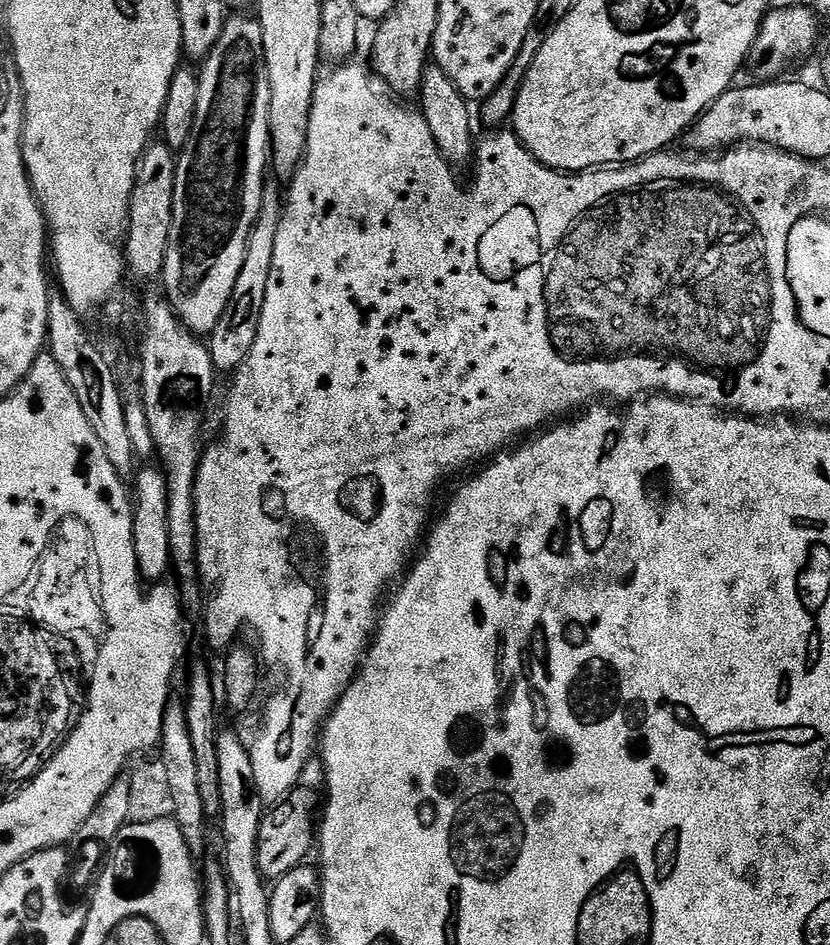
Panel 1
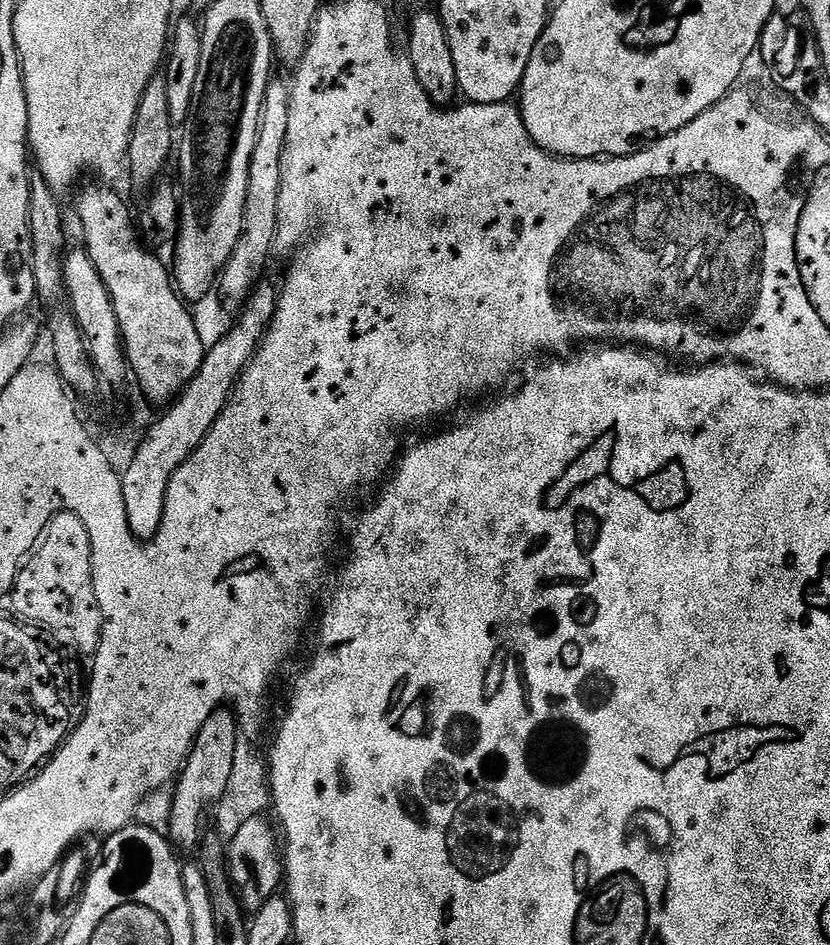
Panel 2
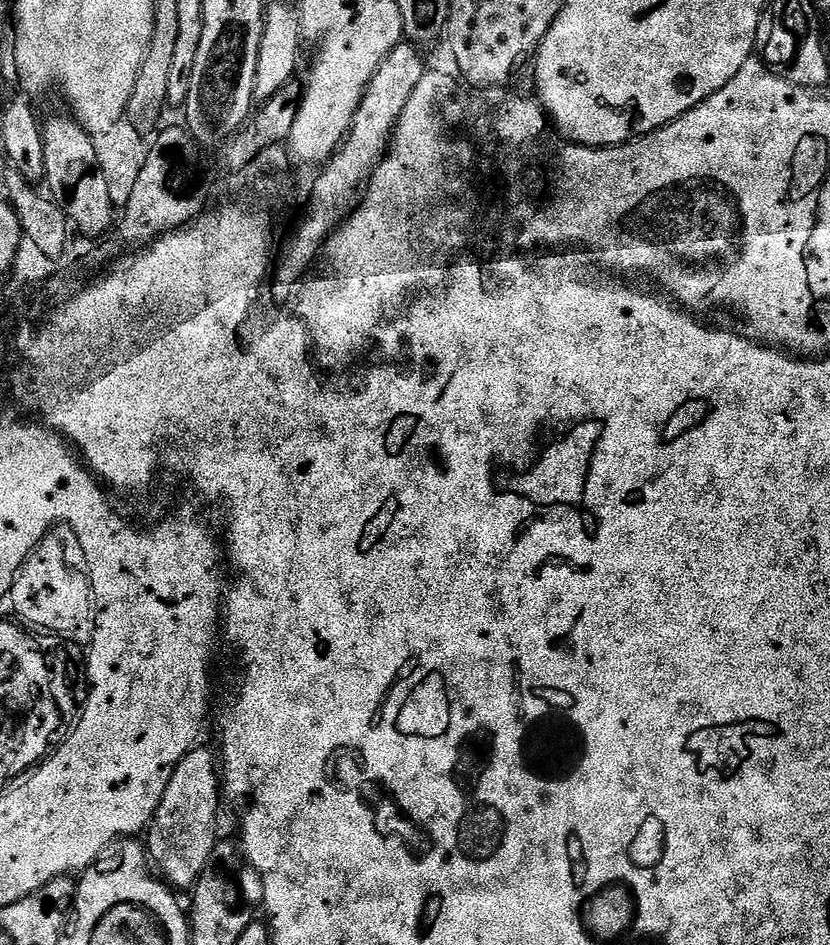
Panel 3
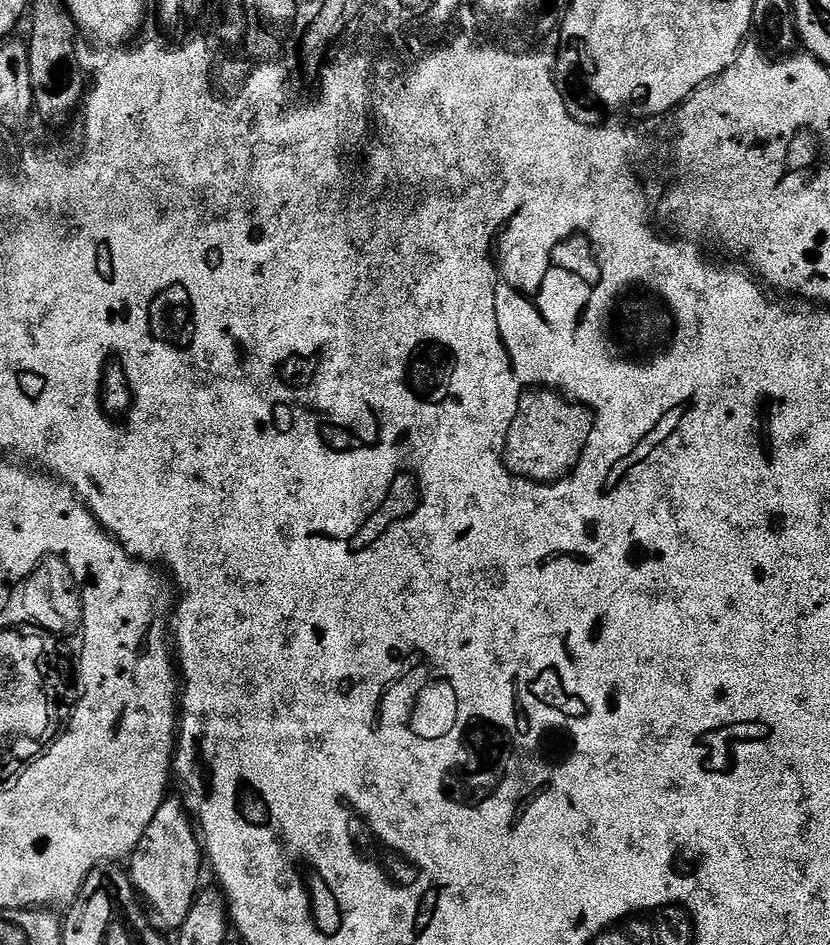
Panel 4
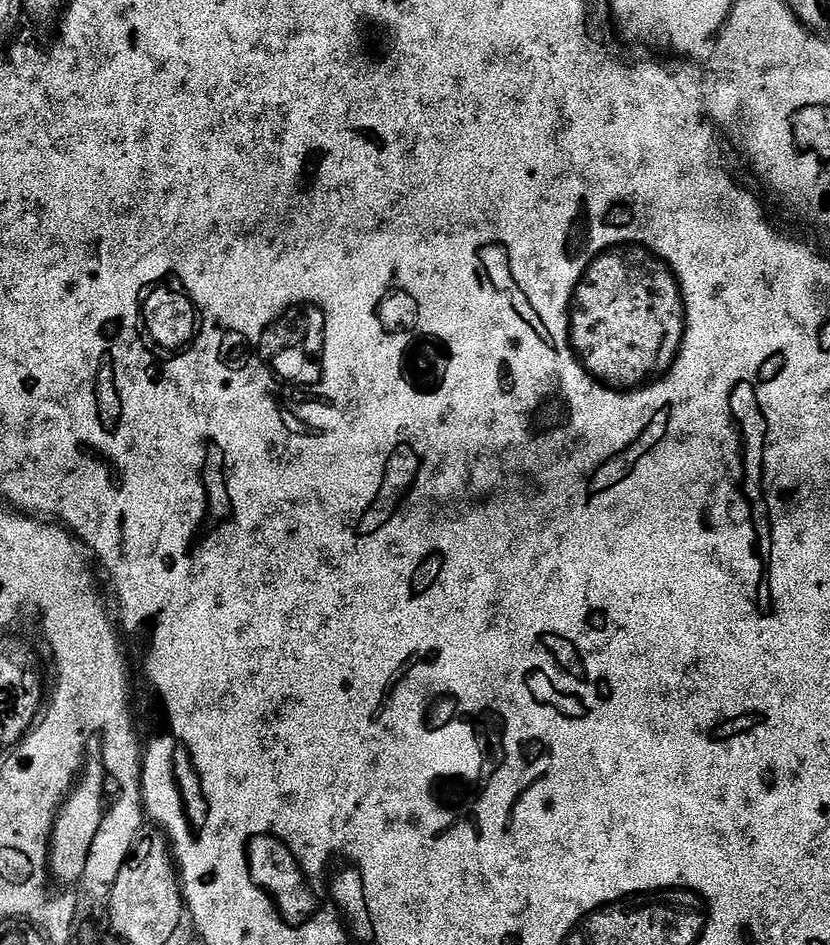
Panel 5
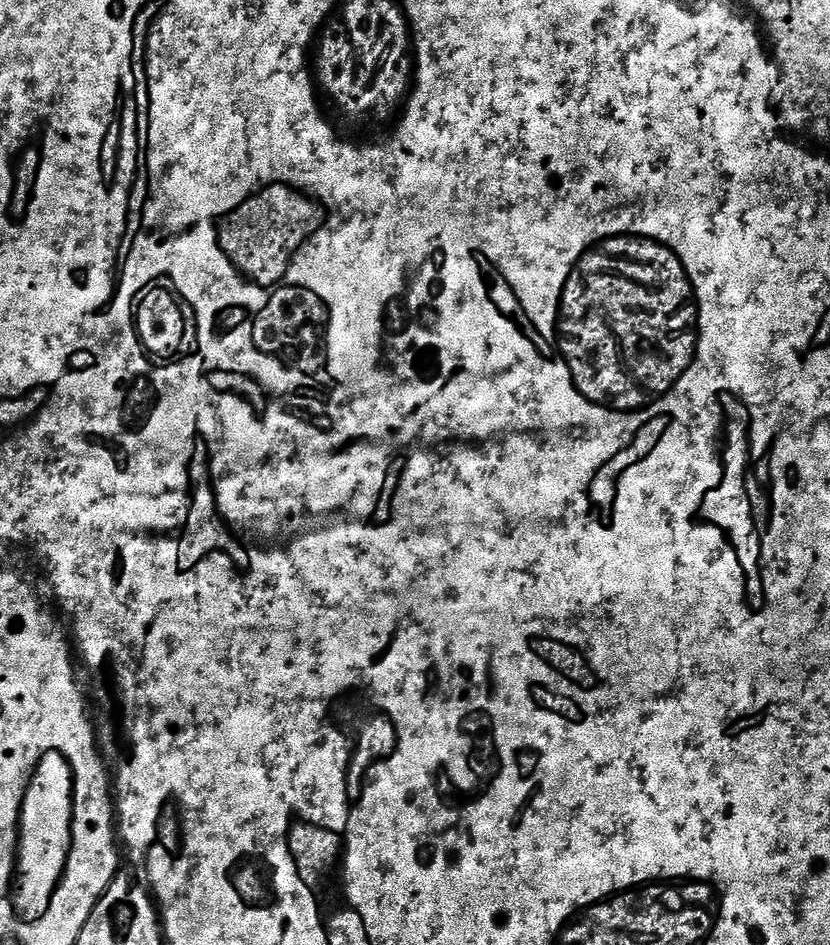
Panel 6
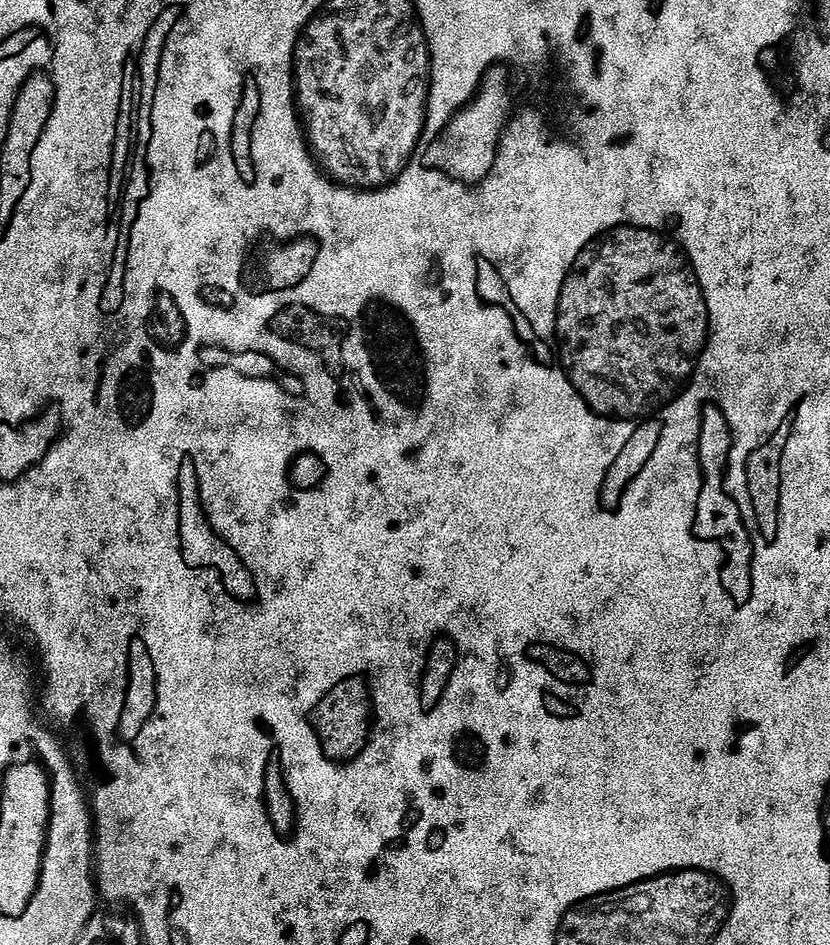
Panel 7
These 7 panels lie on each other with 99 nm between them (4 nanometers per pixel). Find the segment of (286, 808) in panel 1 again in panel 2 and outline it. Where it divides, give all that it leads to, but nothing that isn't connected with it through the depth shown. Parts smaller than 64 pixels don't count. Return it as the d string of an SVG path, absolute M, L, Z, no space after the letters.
M267 815L250 817L239 827L238 834L234 834L226 845L228 876L232 886L242 901L243 907L249 913L254 914L271 896L277 895L282 888L284 866L282 863L282 844L278 839L277 829Z

